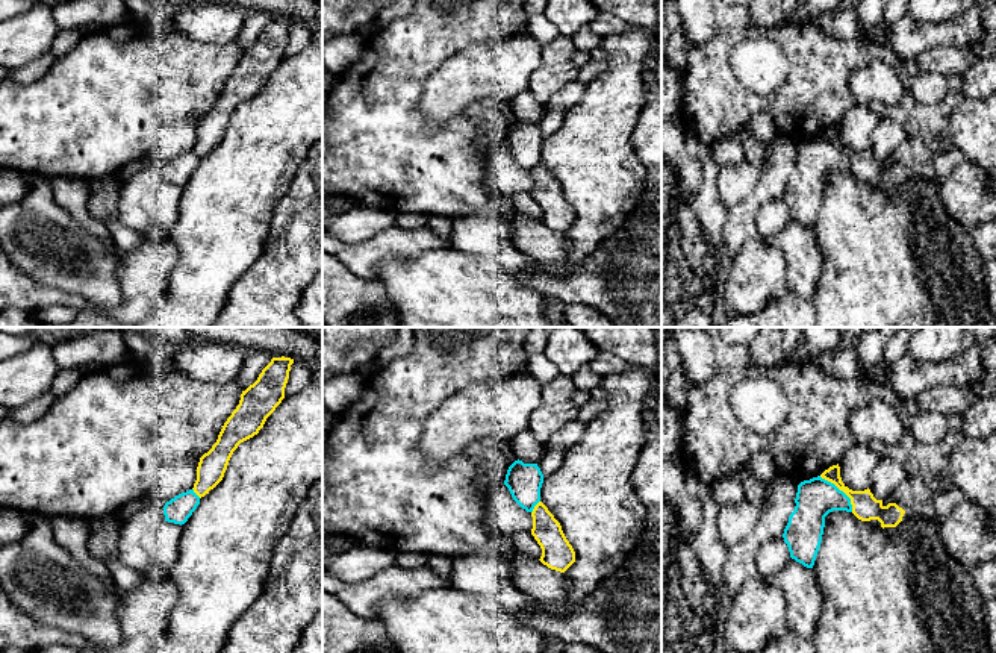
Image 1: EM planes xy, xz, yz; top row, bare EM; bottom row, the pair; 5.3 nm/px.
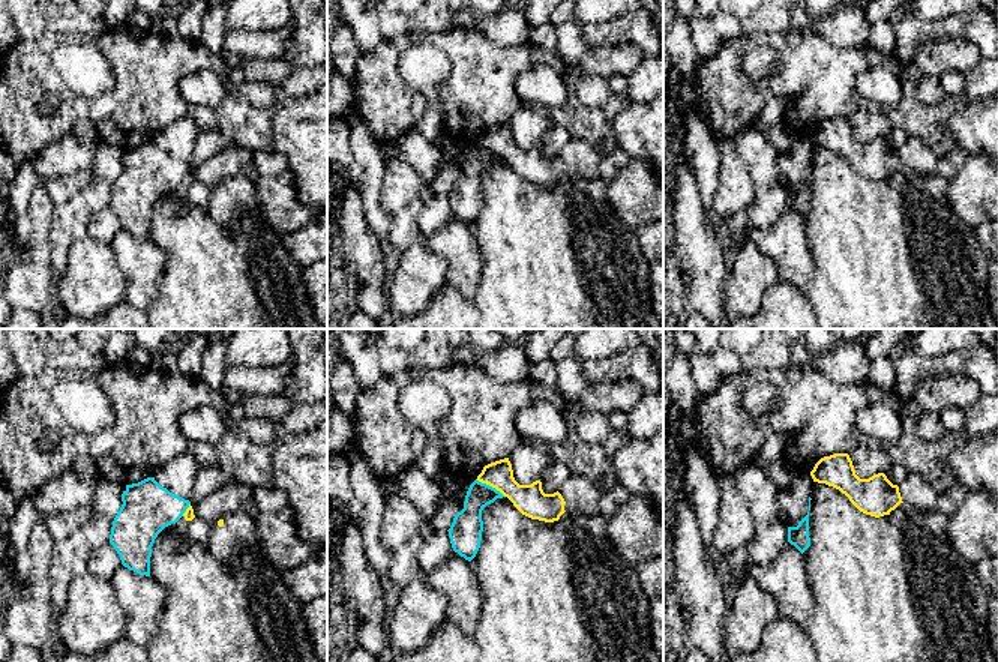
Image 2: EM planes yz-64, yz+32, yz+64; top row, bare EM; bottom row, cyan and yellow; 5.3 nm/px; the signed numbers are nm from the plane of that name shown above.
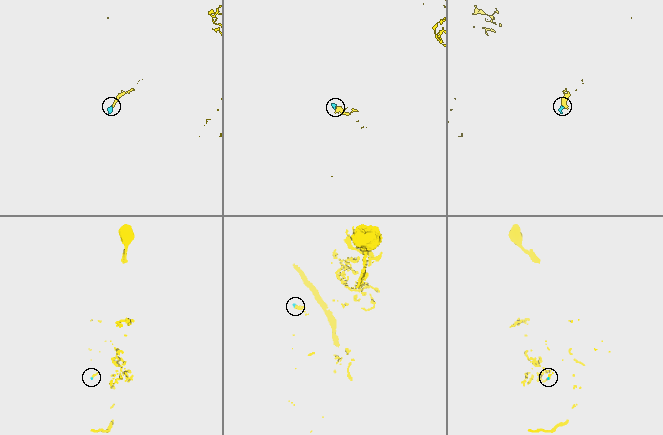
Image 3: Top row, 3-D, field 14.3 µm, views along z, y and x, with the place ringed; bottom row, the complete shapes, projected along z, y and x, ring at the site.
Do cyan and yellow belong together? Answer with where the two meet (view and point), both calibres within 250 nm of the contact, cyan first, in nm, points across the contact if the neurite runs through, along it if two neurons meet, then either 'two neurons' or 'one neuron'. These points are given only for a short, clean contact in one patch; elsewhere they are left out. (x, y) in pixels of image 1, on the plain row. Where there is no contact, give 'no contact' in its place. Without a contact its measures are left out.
contact yz (839, 150); calibres 200 and 140 nm; border yz (819, 137), (833, 143), (849, 159), (852, 171); two neurons

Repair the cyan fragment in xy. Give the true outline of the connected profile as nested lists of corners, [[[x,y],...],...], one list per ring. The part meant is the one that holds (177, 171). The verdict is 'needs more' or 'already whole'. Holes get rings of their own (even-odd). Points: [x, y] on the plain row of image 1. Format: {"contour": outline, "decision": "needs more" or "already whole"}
{"contour": [[[194,150],[182,153],[165,164],[165,182],[182,186],[188,182],[188,179],[192,176],[198,165],[200,158],[194,153]]], "decision": "already whole"}

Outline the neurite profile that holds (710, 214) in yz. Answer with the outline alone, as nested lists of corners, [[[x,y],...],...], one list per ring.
[[[696,133],[687,136],[687,144],[690,156],[699,161],[702,168],[701,185],[695,197],[695,215],[711,245],[716,268],[710,277],[702,277],[690,268],[681,267],[681,297],[686,305],[707,289],[721,291],[722,288],[719,248],[724,245],[722,229],[727,221],[727,208],[717,194],[721,168],[713,162],[711,145],[702,142]]]

